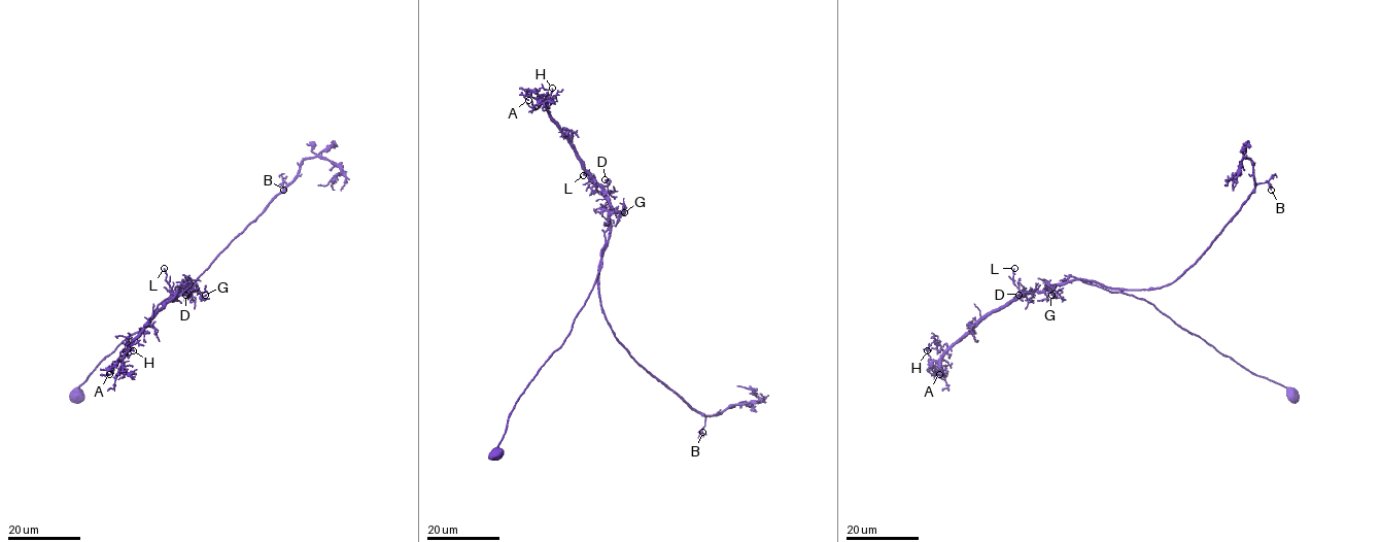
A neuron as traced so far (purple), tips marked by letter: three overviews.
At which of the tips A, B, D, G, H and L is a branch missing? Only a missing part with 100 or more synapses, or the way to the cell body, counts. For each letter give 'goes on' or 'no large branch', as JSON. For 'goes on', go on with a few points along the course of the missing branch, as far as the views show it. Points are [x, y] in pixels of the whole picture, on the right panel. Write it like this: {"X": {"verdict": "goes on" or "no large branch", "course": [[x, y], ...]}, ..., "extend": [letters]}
{"A": {"verdict": "no large branch"}, "B": {"verdict": "no large branch"}, "D": {"verdict": "no large branch"}, "G": {"verdict": "no large branch"}, "H": {"verdict": "no large branch"}, "L": {"verdict": "no large branch"}, "extend": []}

